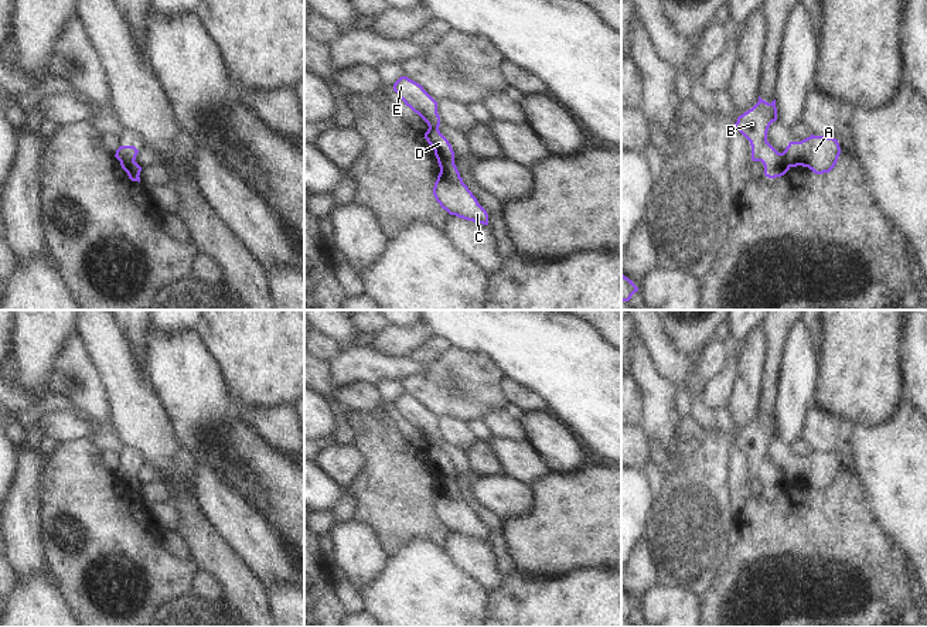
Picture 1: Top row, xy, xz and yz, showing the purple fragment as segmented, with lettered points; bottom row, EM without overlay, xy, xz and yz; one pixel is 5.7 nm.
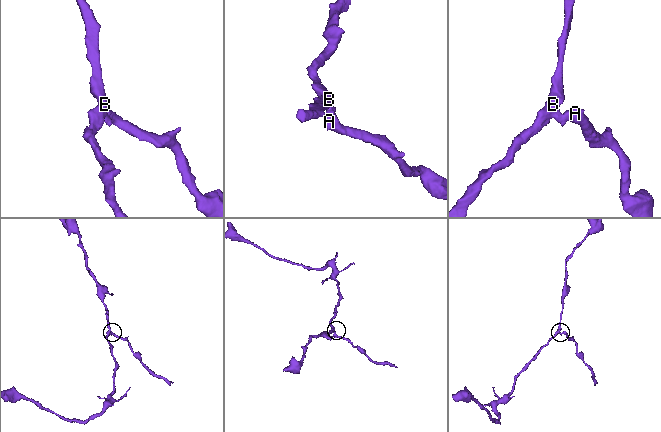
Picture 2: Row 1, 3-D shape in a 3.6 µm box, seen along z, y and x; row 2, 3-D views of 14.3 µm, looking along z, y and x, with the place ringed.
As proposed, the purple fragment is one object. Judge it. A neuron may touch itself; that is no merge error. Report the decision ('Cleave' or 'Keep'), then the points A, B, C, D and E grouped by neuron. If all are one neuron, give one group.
Cleave. Groups: A C / B D E

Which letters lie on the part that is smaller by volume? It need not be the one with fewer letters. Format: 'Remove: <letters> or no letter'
Remove: A, C

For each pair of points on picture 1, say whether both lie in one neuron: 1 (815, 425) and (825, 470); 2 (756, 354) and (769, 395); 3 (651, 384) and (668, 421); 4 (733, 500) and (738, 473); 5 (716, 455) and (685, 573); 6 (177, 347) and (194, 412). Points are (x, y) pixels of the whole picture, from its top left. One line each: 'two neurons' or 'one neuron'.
1: two neurons
2: two neurons
3: one neuron
4: one neuron
5: one neuron
6: one neuron

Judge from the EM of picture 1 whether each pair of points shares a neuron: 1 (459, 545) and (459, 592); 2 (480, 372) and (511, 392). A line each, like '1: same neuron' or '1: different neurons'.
1: different neurons
2: different neurons

